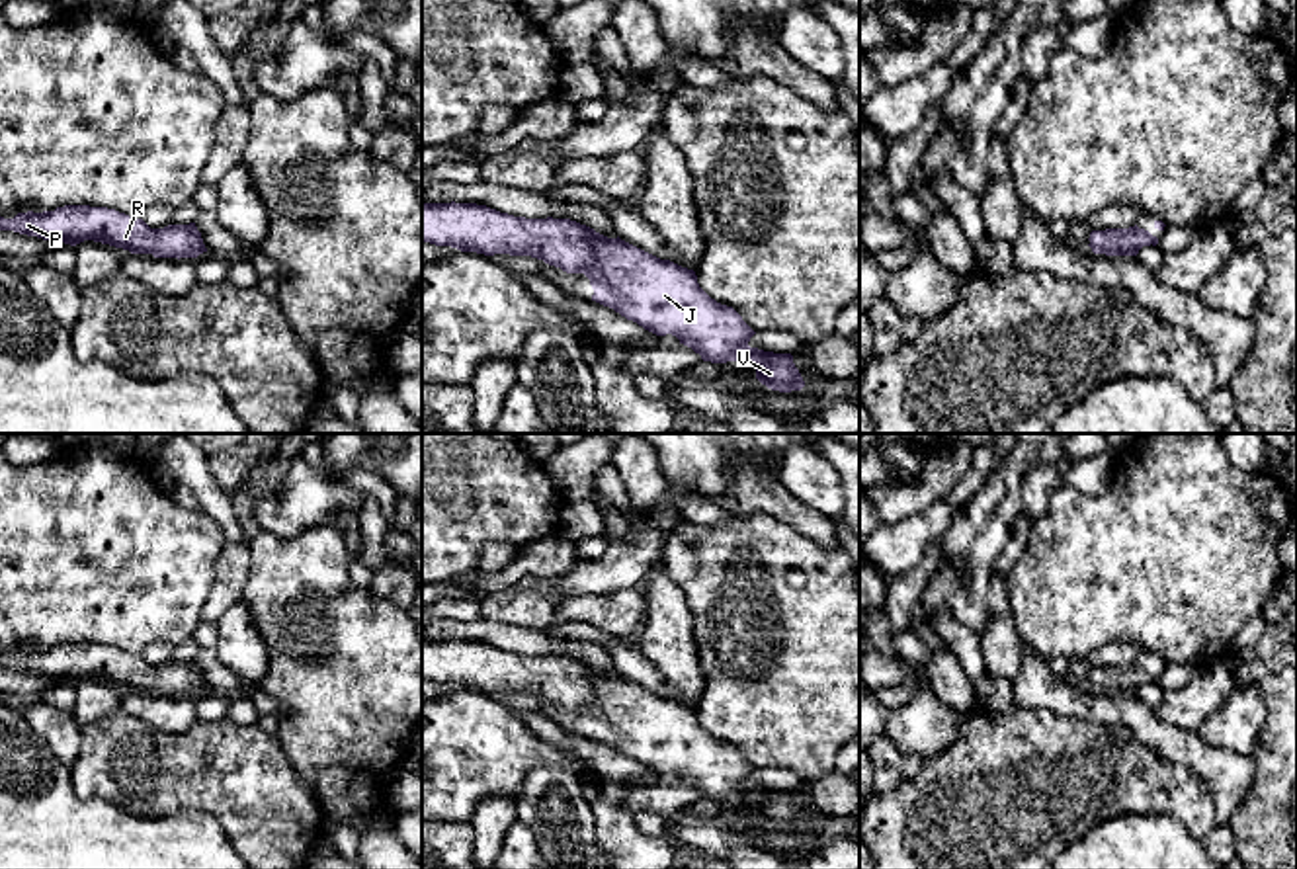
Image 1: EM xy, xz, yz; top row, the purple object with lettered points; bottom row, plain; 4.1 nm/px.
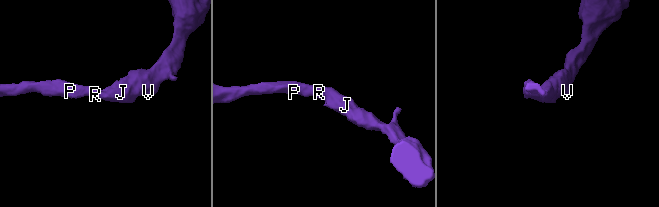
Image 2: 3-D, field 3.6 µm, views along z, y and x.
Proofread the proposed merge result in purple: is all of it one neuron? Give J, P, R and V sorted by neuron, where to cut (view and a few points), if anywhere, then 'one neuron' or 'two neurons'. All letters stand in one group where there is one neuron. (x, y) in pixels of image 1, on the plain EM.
J P R V; no cut; one neuron

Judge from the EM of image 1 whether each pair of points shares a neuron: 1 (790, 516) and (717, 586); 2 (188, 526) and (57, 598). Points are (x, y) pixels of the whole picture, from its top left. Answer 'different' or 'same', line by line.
1: different
2: same

